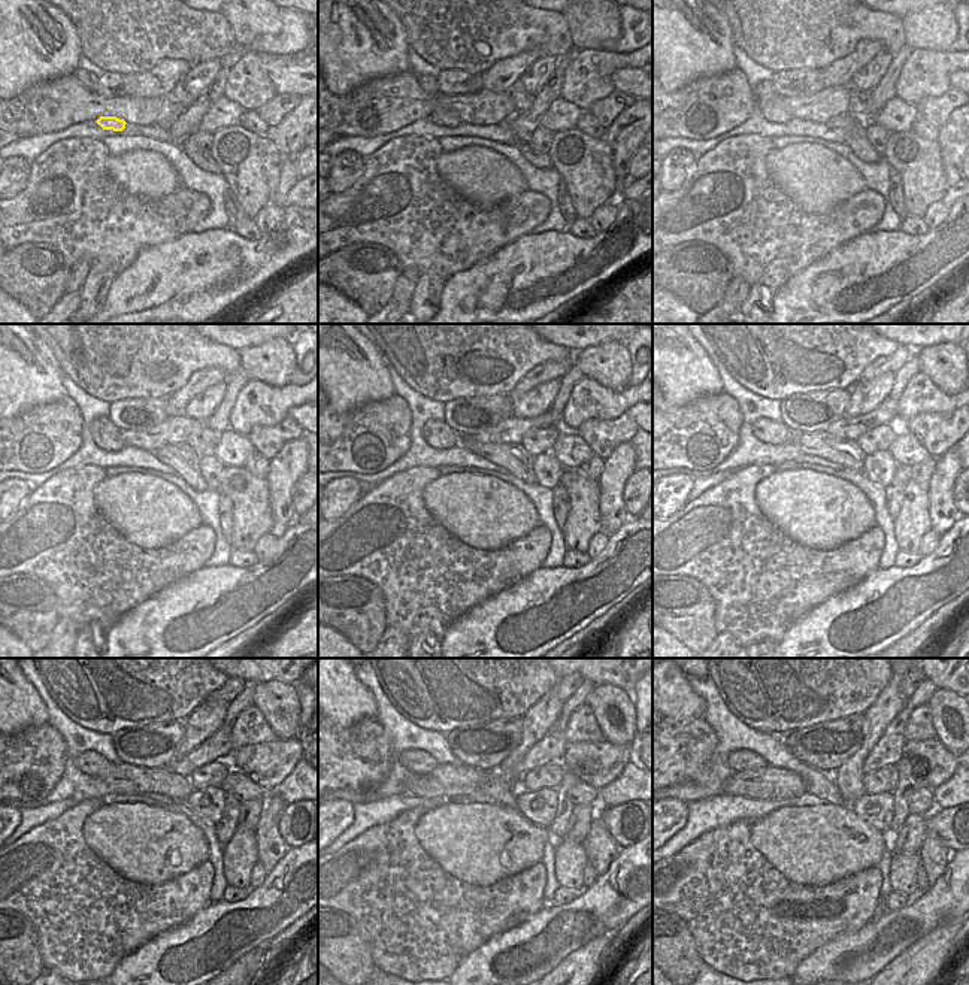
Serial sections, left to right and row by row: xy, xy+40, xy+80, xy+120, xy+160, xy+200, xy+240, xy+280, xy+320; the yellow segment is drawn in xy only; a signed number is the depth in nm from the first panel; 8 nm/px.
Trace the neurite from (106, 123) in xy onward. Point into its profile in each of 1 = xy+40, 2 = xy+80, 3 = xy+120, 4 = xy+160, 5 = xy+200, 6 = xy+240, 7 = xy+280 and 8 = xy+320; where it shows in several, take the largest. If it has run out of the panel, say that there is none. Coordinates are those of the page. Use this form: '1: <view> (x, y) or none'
1: xy+40 (439, 118)
2: xy+80 (772, 106)
3: xy+120 (106, 435)
4: xy+160 (439, 435)
5: xy+200 (765, 430)
6: xy+240 (90, 763)
7: xy+280 (418, 761)
8: xy+320 (738, 760)

